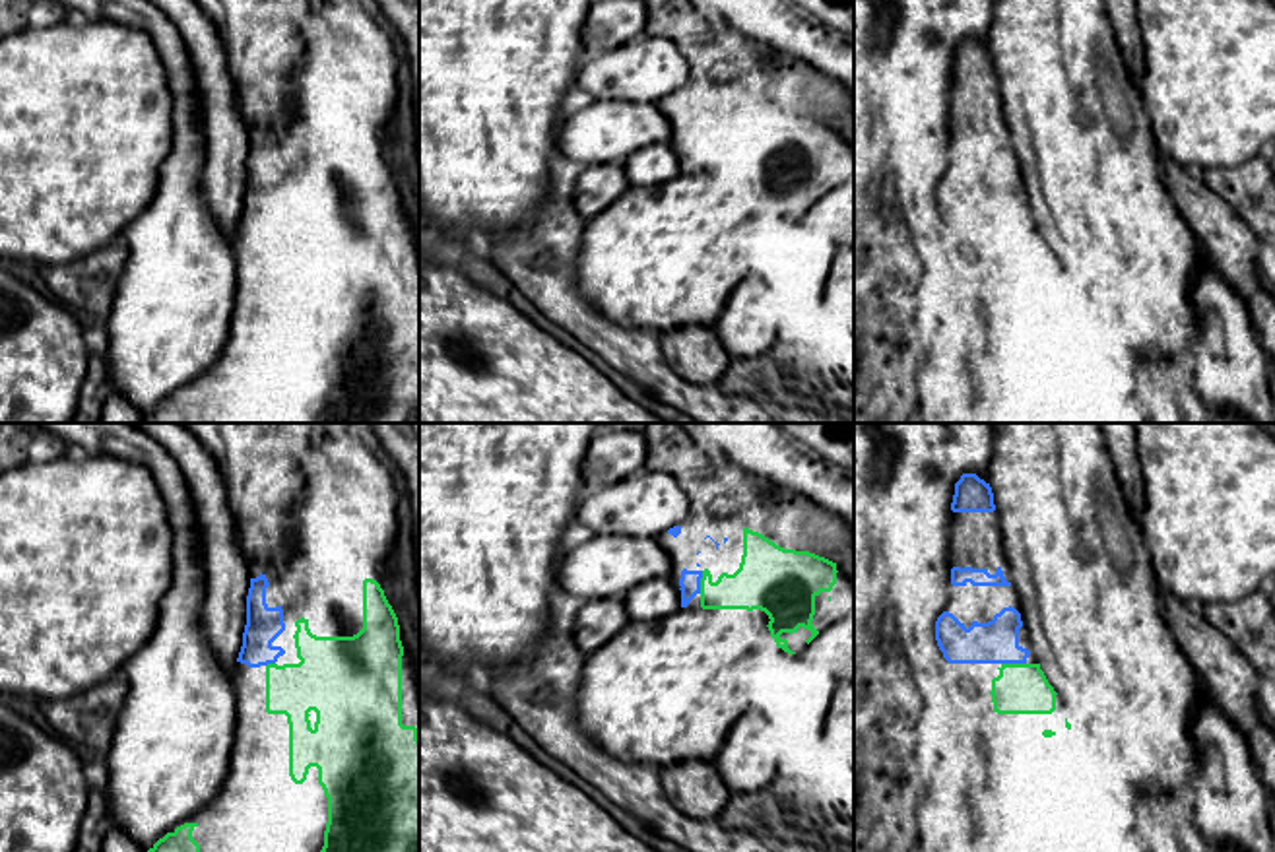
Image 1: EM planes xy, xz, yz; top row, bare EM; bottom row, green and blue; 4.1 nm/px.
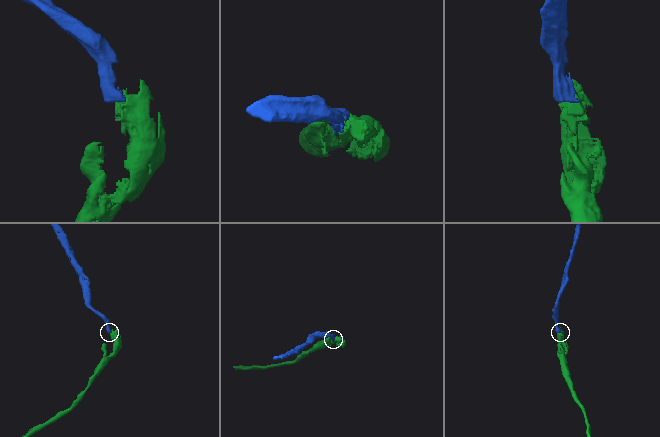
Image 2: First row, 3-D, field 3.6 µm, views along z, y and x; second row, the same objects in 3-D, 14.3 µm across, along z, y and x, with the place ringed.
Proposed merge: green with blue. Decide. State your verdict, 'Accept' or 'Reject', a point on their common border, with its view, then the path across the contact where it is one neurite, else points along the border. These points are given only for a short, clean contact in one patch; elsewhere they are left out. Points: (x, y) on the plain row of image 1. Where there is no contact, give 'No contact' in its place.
Accept. Touches green at yz (1013, 229). Path across: yz (1019, 253), (1013, 229), (996, 206)

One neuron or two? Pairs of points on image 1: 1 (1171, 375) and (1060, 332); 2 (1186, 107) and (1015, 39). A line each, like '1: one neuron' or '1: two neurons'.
1: one neuron
2: two neurons

